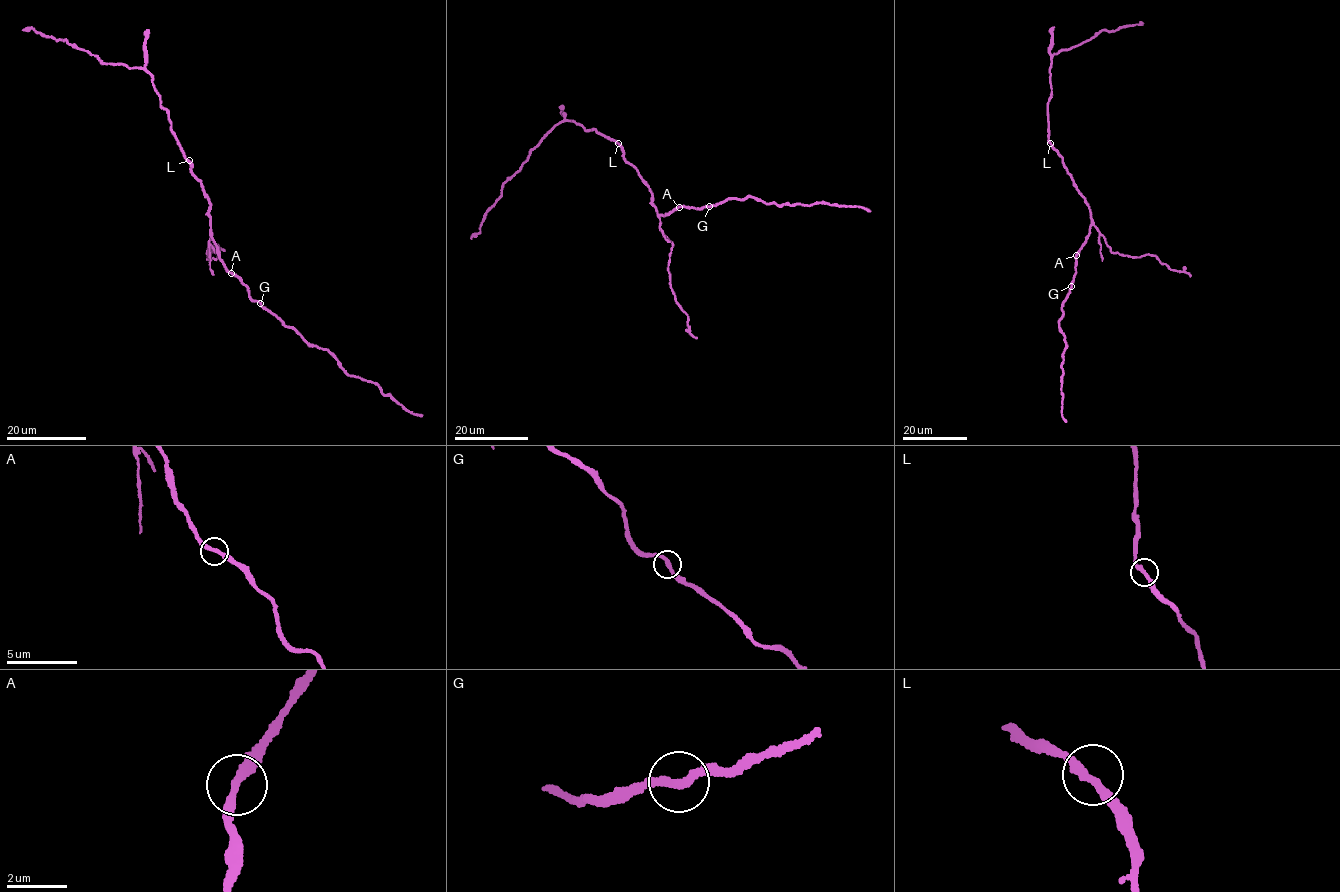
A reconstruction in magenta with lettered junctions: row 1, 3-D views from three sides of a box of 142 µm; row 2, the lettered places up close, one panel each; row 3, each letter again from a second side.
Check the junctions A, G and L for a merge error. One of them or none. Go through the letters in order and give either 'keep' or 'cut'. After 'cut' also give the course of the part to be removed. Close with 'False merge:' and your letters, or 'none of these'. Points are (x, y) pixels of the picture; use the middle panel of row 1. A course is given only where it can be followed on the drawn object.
A: keep
G: keep
L: keep
False merge: none of these

